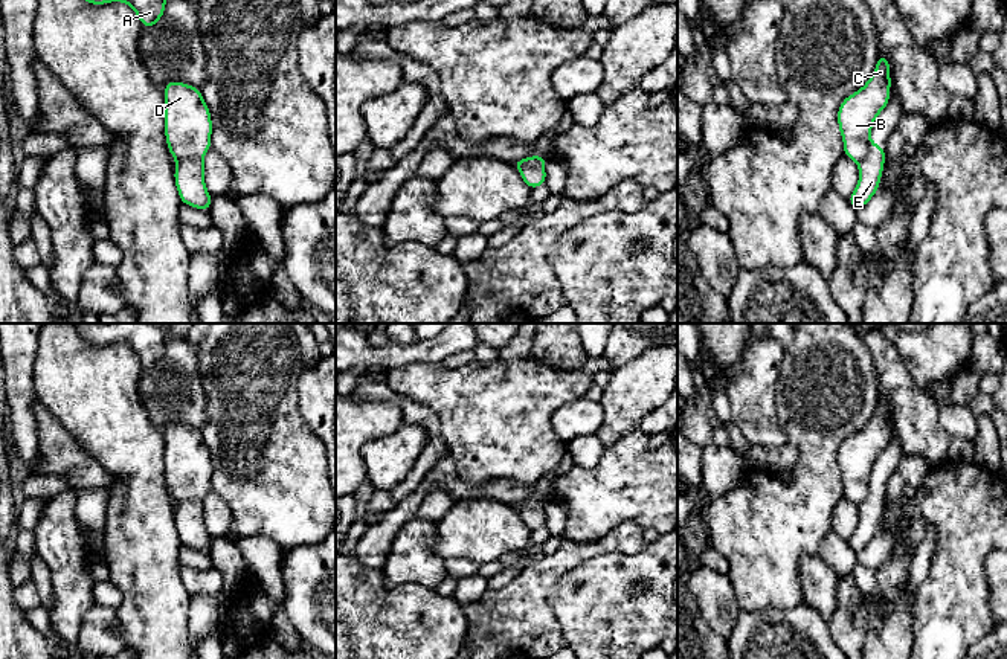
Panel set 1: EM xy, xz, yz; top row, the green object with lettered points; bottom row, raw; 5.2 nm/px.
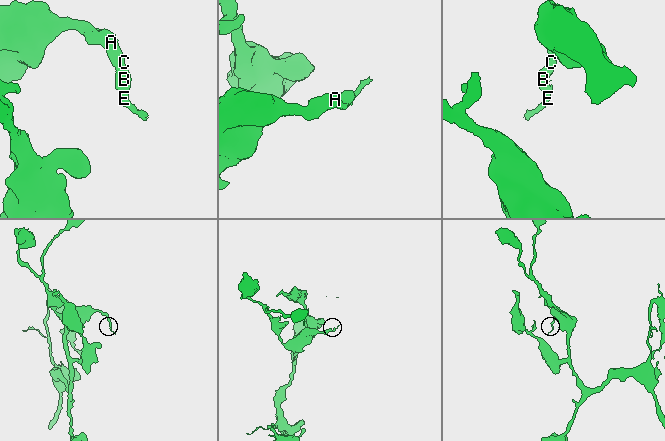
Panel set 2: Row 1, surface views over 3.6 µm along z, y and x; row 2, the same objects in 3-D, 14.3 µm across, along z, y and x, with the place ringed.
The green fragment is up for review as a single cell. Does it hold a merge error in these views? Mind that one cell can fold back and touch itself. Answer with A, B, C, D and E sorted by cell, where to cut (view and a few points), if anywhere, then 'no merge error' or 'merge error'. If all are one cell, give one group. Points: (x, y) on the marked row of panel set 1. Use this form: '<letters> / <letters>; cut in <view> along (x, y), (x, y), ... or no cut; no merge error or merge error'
A B C D / E; cut in xy along (202, 157), (182, 157), (176, 160); merge error

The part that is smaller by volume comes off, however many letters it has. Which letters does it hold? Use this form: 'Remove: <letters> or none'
Remove: E

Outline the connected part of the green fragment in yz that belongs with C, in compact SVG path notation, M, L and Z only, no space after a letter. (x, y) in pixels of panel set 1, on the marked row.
M880 55L867 84L847 96L838 108L838 125L844 140L844 156L859 163L868 154L871 127L890 104L890 59Z

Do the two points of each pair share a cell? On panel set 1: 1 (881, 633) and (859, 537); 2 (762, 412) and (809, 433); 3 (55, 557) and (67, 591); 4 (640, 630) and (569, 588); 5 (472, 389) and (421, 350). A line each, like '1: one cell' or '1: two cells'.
1: two cells
2: two cells
3: one cell
4: one cell
5: two cells

